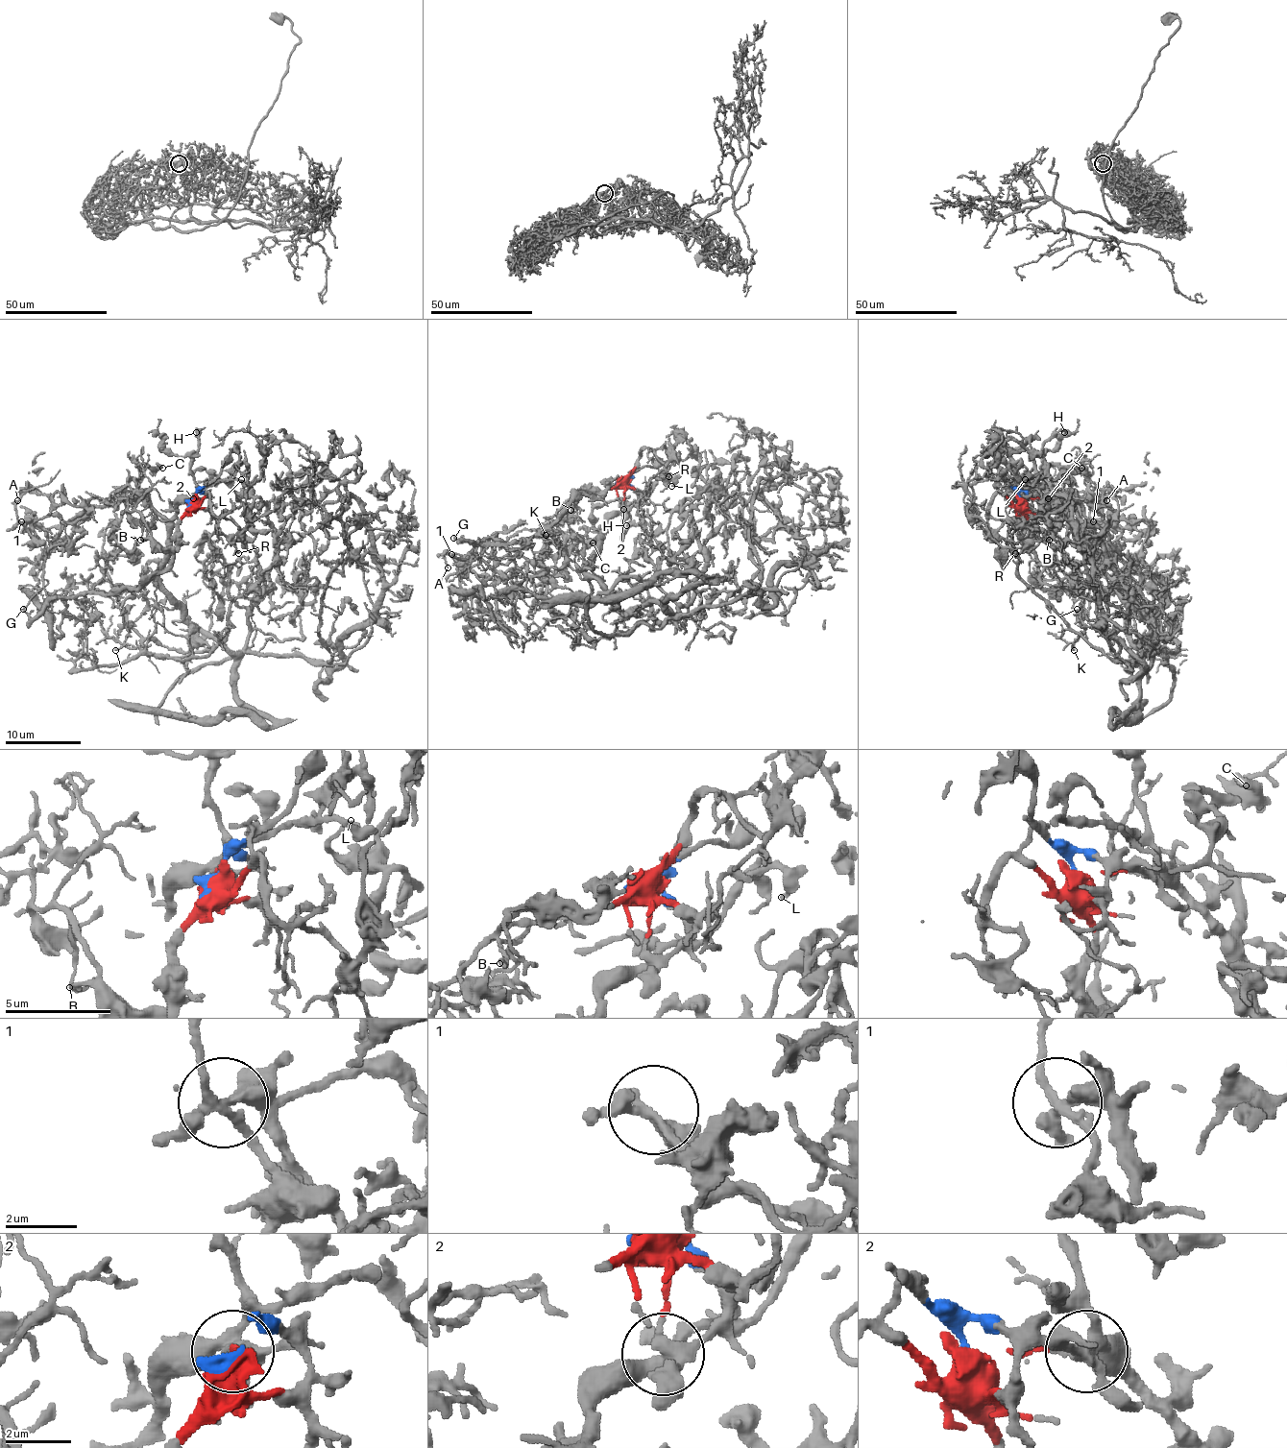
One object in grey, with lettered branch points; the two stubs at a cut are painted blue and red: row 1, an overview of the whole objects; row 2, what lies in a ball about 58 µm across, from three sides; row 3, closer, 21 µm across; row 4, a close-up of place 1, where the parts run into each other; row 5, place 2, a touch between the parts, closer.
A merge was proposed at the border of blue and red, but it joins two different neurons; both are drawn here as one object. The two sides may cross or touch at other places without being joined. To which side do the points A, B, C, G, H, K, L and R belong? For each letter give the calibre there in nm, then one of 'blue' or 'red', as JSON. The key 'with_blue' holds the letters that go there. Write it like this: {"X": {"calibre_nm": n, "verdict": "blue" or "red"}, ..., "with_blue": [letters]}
{"A": {"calibre_nm": 170, "verdict": "red"}, "B": {"calibre_nm": 90, "verdict": "red"}, "C": {"calibre_nm": 480, "verdict": "blue"}, "G": {"calibre_nm": 110, "verdict": "red"}, "H": {"calibre_nm": 240, "verdict": "blue"}, "K": {"calibre_nm": 170, "verdict": "red"}, "L": {"calibre_nm": 280, "verdict": "blue"}, "R": {"calibre_nm": 220, "verdict": "red"}, "with_blue": ["C", "H", "L"]}

